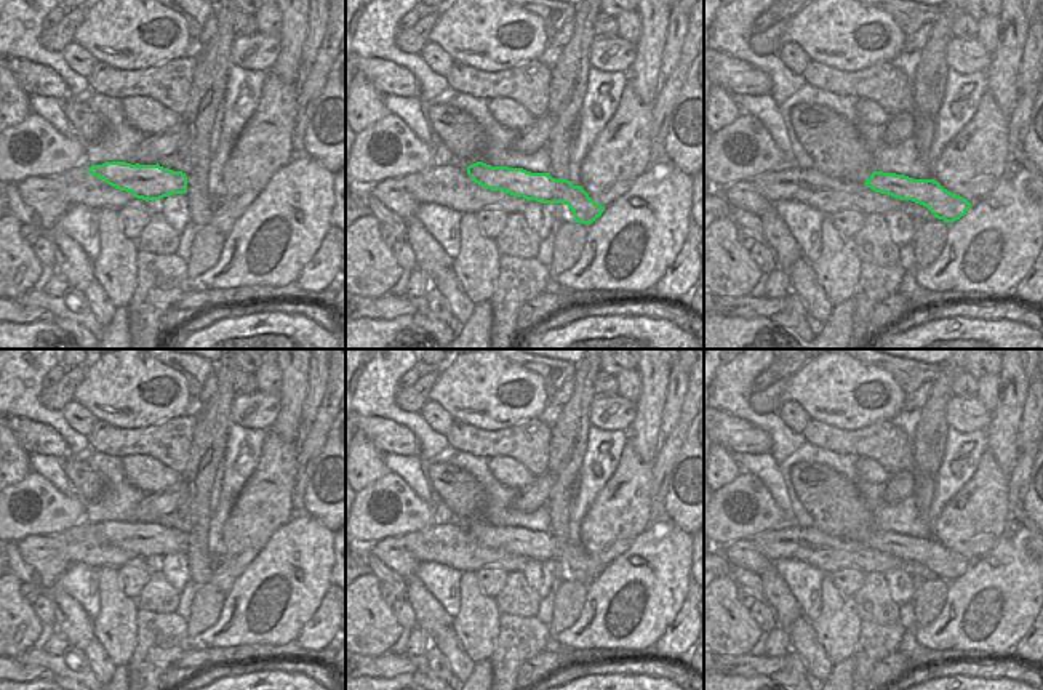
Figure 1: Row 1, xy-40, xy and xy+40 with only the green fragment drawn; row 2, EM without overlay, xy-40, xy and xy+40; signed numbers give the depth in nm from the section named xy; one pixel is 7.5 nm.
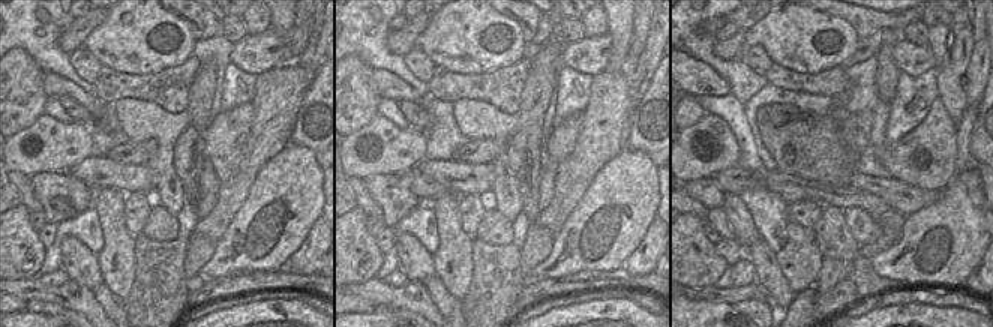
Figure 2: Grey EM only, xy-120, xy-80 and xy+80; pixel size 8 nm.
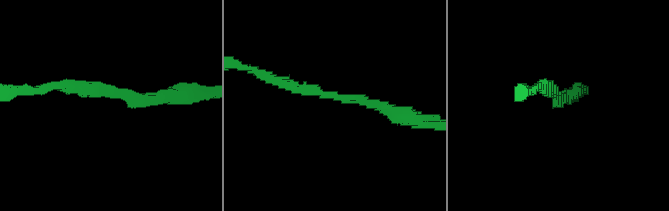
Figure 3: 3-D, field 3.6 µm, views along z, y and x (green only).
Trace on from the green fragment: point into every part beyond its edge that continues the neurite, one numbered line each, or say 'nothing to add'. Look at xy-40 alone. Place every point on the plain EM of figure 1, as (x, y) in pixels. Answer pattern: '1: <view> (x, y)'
nothing to add

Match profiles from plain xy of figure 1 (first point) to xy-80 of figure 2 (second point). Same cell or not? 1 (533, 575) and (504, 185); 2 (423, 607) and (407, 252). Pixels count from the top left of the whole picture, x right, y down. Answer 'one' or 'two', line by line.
1: one
2: one

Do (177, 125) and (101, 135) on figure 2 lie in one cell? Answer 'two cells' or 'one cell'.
two cells

